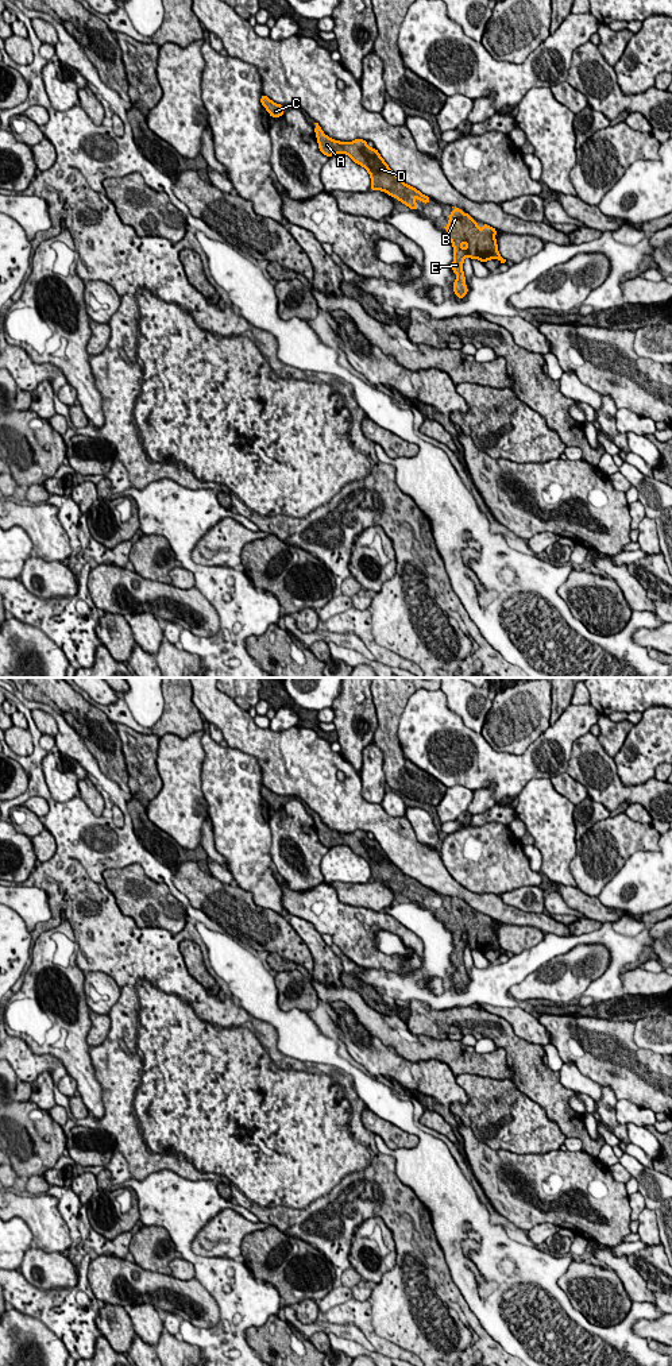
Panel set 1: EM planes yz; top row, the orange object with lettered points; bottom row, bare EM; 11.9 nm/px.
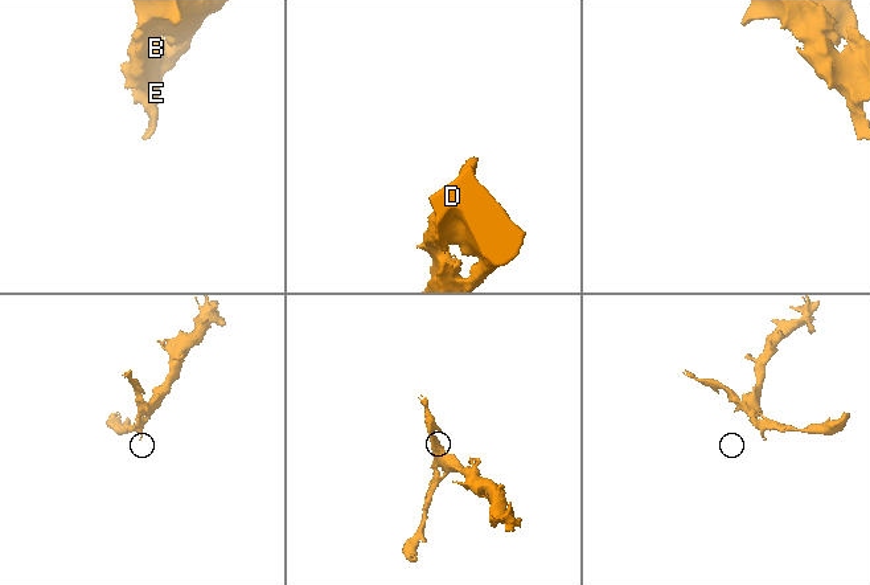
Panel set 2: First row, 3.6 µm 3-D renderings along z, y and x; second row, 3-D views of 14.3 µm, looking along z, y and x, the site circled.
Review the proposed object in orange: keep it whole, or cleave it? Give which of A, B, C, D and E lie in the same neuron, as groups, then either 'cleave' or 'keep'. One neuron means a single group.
A B C D E | keep

